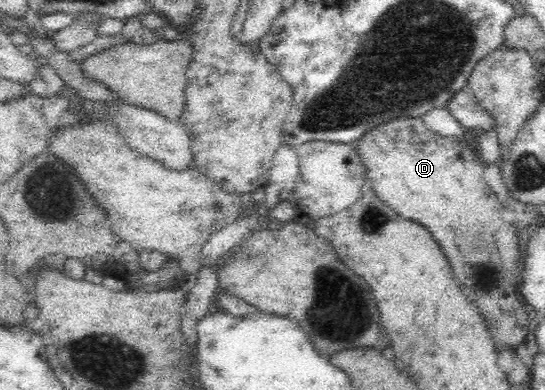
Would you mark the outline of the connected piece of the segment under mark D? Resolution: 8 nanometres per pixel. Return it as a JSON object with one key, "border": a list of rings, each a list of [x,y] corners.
{"border":[[[400,117],[392,118],[374,128],[370,128],[360,140],[354,144],[354,148],[358,151],[364,167],[366,167],[365,178],[371,181],[372,190],[378,195],[380,201],[386,203],[386,205],[392,207],[399,215],[402,214],[404,218],[410,218],[420,224],[424,224],[428,231],[432,232],[432,236],[438,240],[442,252],[446,254],[446,258],[450,258],[450,264],[454,268],[454,276],[462,288],[462,292],[466,292],[468,300],[474,302],[474,306],[481,314],[481,318],[492,324],[490,326],[490,334],[492,338],[496,340],[496,350],[500,352],[502,348],[508,348],[515,352],[520,344],[525,343],[528,332],[528,314],[522,306],[522,300],[516,298],[516,286],[518,286],[518,260],[520,260],[520,250],[518,250],[518,240],[514,240],[514,224],[506,223],[500,216],[502,212],[502,206],[496,199],[496,194],[492,191],[492,188],[486,183],[486,172],[483,171],[483,160],[479,158],[479,155],[475,152],[474,148],[469,148],[467,145],[461,144],[455,137],[442,136],[437,132],[431,131],[422,120],[422,117]]]}

